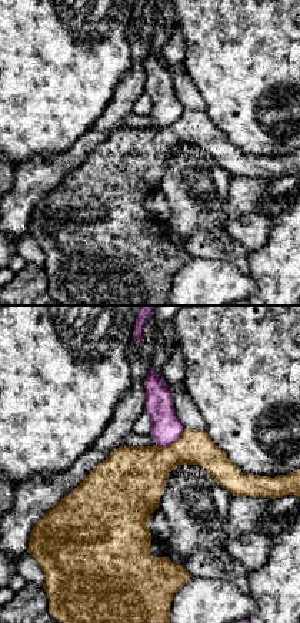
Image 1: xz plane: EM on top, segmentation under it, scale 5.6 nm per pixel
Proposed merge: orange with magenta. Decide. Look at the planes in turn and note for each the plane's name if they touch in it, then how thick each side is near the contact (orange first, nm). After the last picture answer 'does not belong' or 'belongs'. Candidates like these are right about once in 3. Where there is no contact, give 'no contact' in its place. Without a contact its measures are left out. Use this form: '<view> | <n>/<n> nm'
xz | 320/170 nm

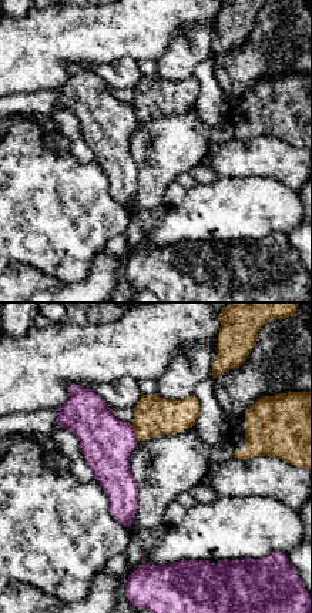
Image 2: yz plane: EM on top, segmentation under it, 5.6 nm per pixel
yz | 220/300 nm

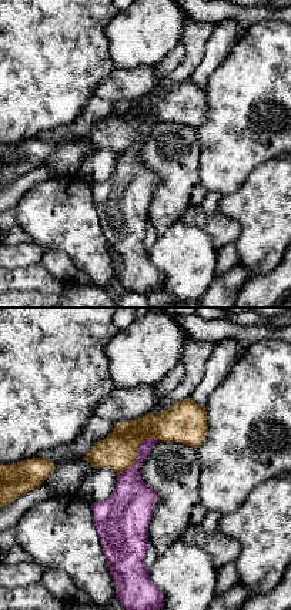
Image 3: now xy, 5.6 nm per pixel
xy | 200/220 nm

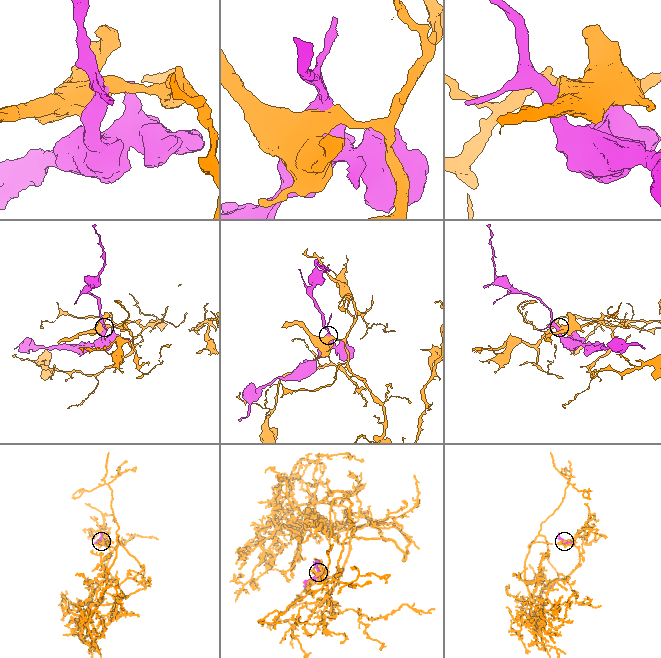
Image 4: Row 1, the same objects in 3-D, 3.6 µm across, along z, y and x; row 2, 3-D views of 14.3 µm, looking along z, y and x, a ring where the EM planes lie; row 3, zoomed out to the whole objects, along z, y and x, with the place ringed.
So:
does not belong

